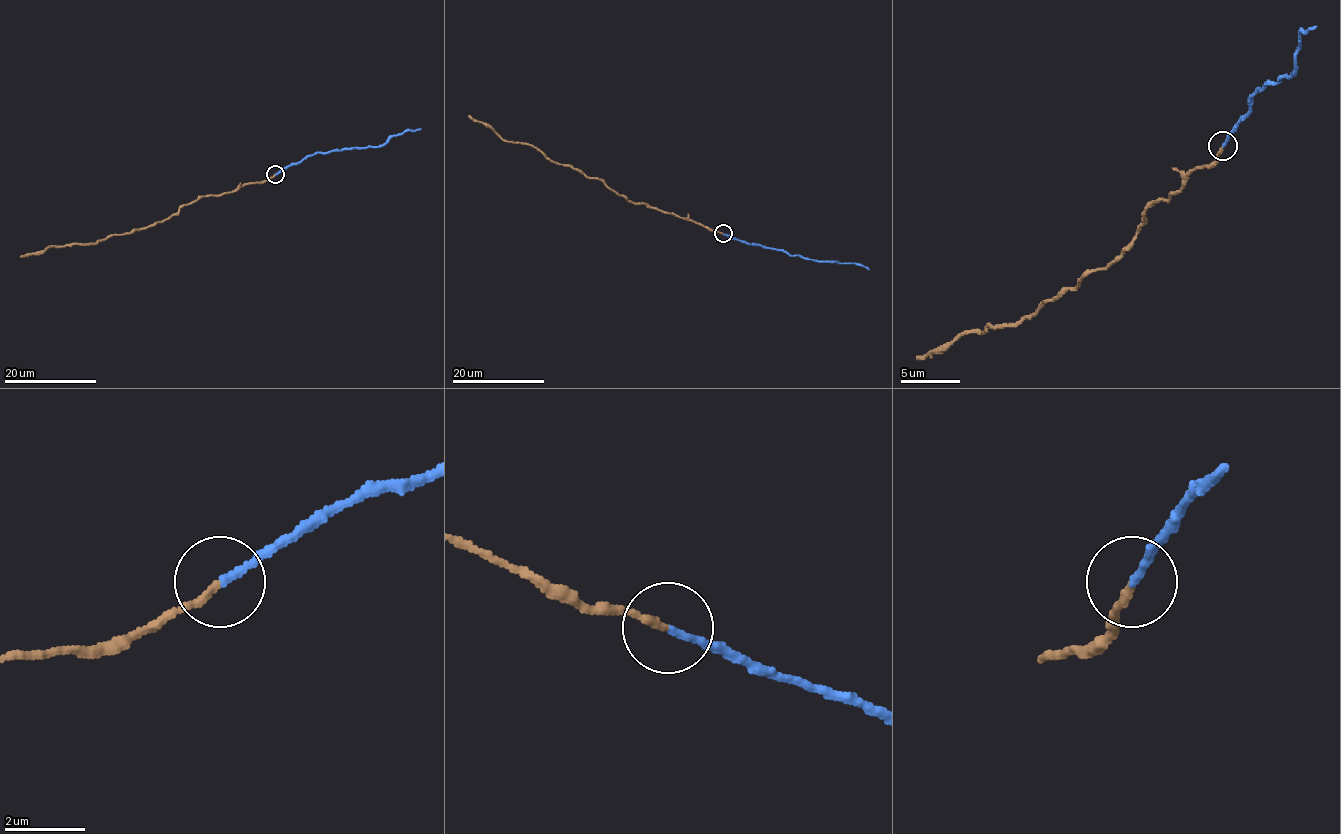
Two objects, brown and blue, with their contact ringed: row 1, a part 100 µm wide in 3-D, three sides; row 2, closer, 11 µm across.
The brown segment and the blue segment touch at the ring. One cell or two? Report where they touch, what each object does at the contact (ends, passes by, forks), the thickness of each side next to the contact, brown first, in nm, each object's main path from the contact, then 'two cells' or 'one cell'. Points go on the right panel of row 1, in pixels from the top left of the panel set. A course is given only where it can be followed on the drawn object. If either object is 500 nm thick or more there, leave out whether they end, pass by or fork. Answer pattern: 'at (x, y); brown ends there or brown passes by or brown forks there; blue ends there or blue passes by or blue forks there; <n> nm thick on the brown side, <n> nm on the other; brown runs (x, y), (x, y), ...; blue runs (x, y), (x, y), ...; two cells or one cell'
at (1222, 145); brown ends there; blue ends there; 190 nm thick on the brown side, 190 nm on the other; brown runs (1222, 146), (1168, 200), (1144, 212), (1141, 230), (1108, 266), (1093, 269), (1034, 313), (962, 331), (917, 358); blue runs (1222, 146), (1243, 119), (1258, 90), (1293, 72), (1299, 33), (1317, 27); two cells

